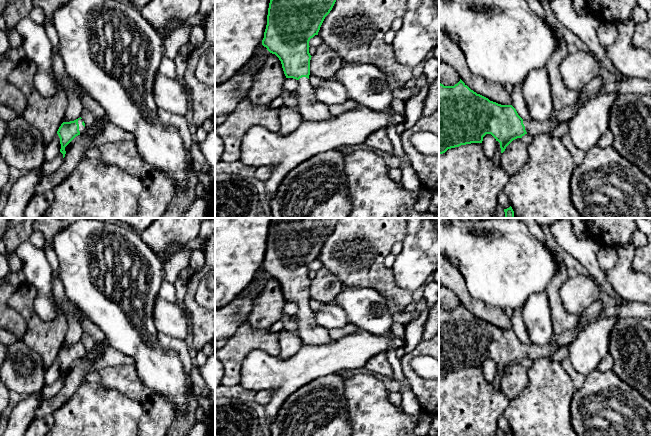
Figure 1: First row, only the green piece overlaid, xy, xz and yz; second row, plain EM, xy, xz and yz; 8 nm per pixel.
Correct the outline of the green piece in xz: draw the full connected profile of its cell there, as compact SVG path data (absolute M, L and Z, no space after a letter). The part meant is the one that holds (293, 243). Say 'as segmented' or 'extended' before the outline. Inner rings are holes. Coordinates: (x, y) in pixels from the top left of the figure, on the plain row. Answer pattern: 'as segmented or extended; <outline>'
extended; M272 218L269 227L267 249L262 269L266 271L270 277L275 278L279 282L286 302L293 302L299 306L295 317L297 318L299 337L305 345L321 345L333 341L328 330L316 324L314 312L308 304L310 299L310 284L312 281L309 277L309 265L315 259L318 259L325 241L332 234L339 219L340 218Z

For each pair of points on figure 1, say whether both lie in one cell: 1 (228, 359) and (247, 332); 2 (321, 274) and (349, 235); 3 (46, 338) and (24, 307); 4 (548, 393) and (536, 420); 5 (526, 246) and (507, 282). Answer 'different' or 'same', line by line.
1: same
2: different
3: same
4: same
5: same

